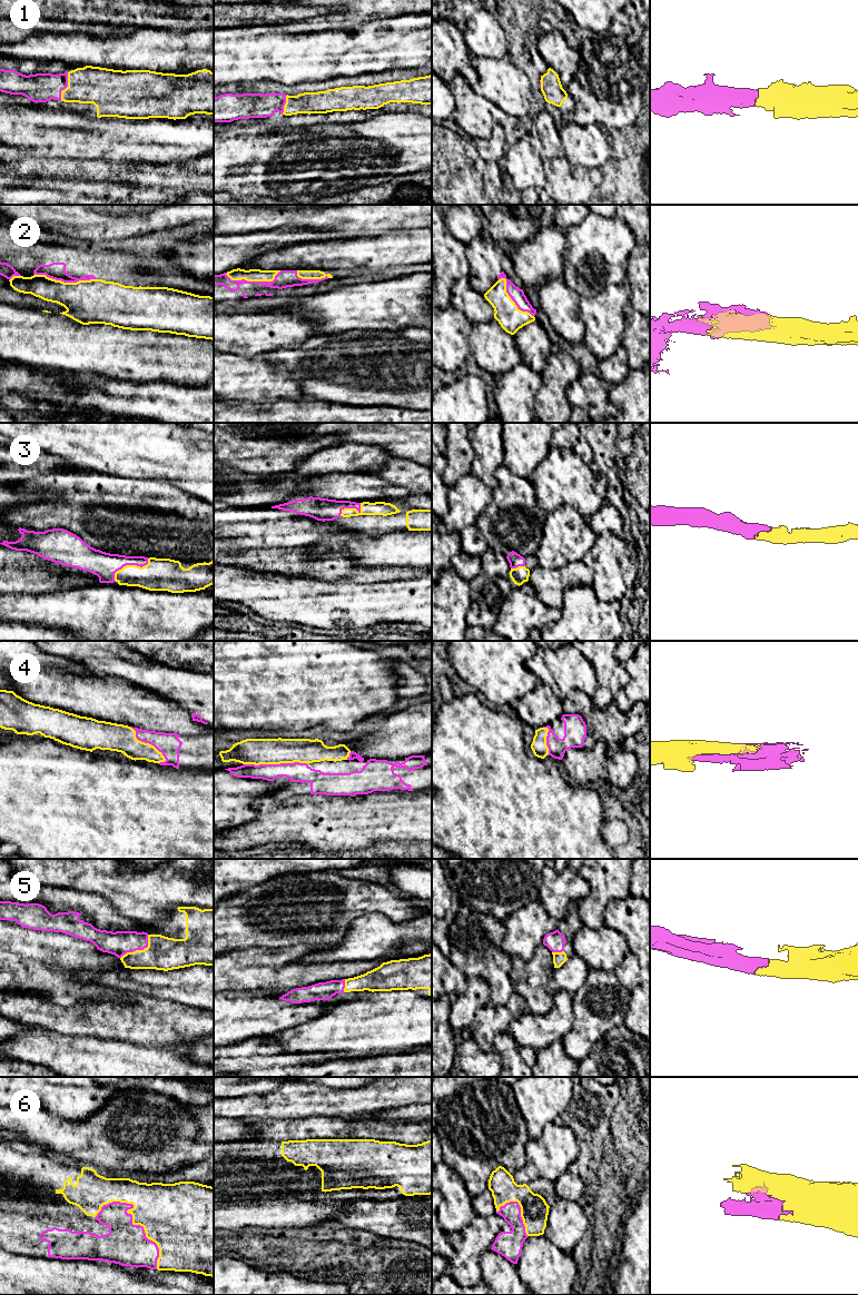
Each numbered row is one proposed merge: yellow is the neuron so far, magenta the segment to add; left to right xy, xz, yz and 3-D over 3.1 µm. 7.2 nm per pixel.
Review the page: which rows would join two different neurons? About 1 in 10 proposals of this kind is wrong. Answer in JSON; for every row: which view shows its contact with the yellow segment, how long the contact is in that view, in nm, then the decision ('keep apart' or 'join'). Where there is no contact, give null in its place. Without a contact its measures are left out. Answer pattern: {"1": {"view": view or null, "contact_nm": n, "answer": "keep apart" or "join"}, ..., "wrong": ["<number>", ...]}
{"1": {"view": "xy", "contact_nm": 220, "answer": "join"}, "2": {"view": "xy", "contact_nm": 460, "answer": "join"}, "3": {"view": "xy", "contact_nm": 300, "answer": "join"}, "4": {"view": "xz", "contact_nm": 460, "answer": "join"}, "5": {"view": "xy", "contact_nm": 260, "answer": "join"}, "6": {"view": "xy", "contact_nm": 600, "answer": "join"}, "wrong": []}

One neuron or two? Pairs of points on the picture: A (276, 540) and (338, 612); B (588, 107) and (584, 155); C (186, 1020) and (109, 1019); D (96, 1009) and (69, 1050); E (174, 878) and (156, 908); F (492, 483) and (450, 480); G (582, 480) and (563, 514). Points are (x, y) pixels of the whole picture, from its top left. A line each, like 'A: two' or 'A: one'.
A: two
B: two
C: one
D: two
E: one
F: two
G: two

